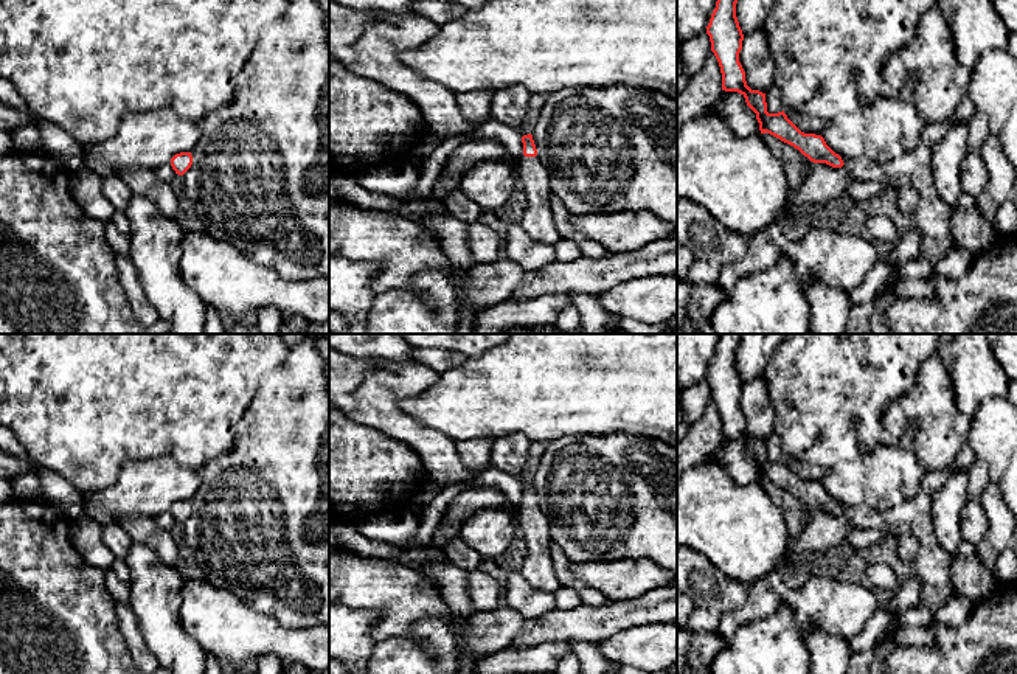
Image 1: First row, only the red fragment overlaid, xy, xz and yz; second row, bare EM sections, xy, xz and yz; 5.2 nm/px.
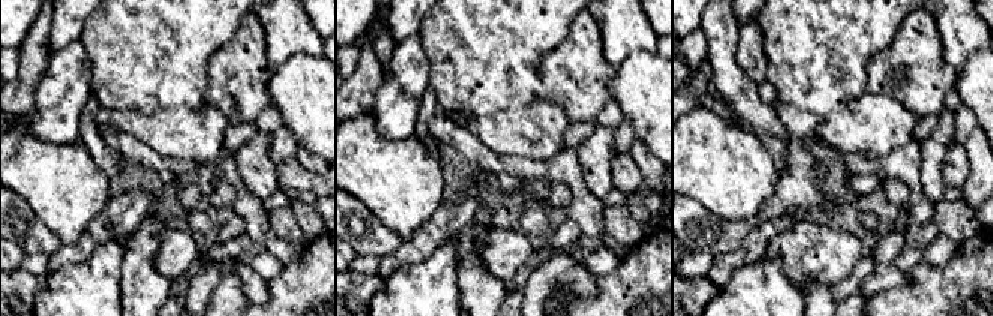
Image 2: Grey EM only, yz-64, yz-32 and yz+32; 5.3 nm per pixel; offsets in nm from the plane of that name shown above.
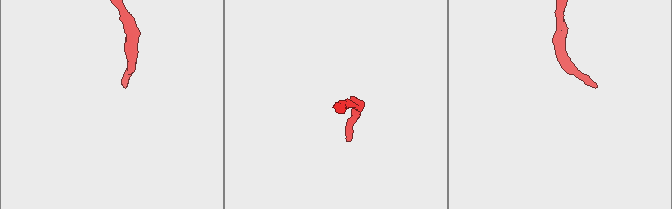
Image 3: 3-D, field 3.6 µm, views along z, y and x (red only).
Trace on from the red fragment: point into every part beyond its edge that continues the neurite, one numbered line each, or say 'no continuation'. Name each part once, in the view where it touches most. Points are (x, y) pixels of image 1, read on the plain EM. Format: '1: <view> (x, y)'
1: xz (538, 569)

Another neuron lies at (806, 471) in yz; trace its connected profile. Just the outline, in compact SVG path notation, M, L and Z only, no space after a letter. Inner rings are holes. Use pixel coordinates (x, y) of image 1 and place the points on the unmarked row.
M784 458L787 466L804 481L815 481L820 483L820 480L826 474L826 467L810 463L810 461L803 461L797 458Z

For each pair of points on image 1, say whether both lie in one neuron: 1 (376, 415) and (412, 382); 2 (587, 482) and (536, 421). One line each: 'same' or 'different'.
1: same
2: different

